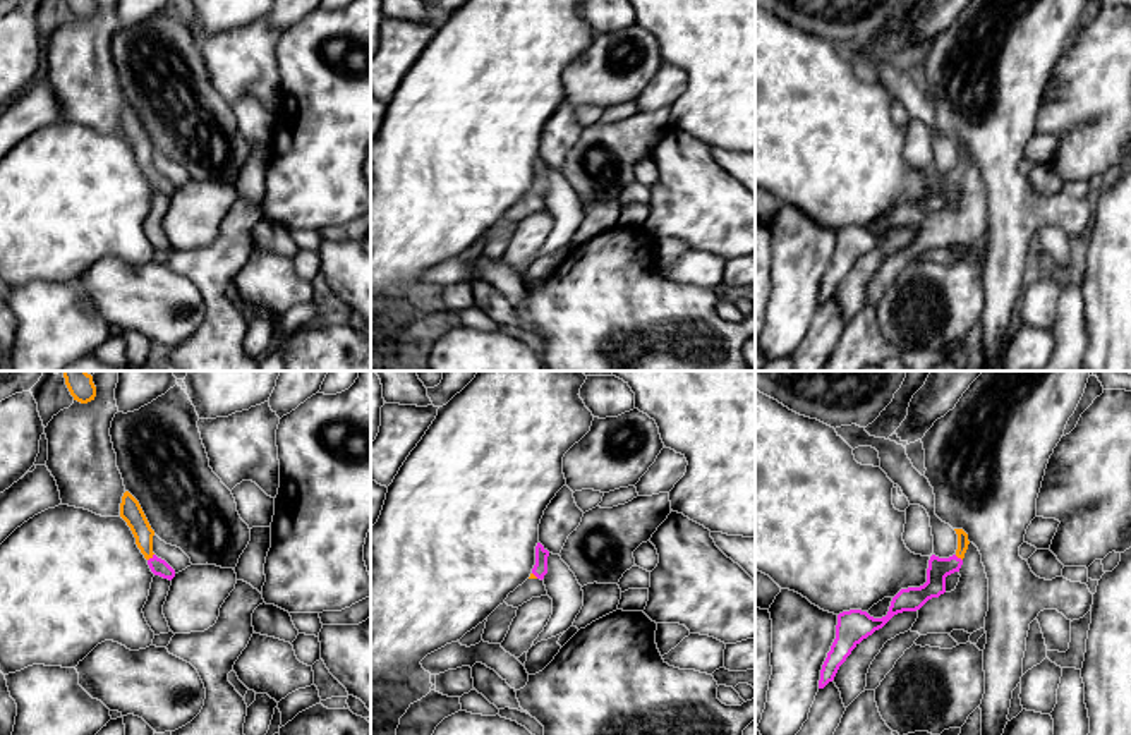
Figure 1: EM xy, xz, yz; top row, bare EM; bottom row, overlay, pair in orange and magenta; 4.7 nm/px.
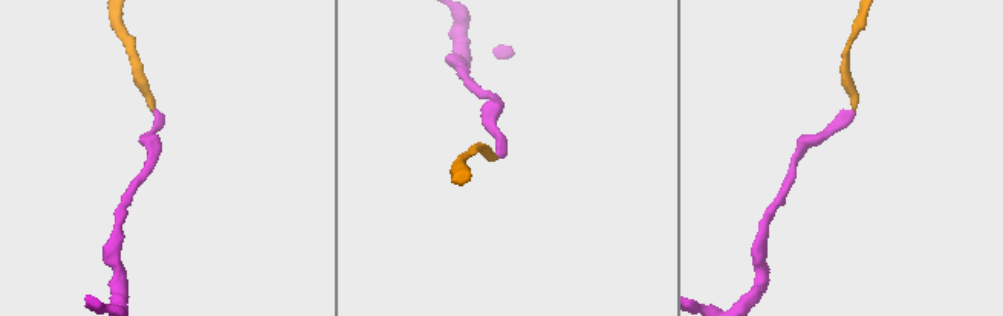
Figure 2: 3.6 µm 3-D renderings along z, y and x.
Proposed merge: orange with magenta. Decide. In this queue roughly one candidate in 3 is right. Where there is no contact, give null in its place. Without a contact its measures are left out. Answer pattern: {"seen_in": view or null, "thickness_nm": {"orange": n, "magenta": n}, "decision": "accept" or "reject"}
{"seen_in": "xy", "thickness_nm": {"orange": 100, "magenta": 80}, "decision": "accept"}

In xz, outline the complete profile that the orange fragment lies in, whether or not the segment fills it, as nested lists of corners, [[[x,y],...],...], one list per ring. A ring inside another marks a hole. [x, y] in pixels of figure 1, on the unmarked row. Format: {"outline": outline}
{"outline": [[[537,158],[535,180],[529,194],[541,194],[541,196],[544,194],[544,191],[547,189],[547,172],[549,172],[549,167],[541,158]]]}

